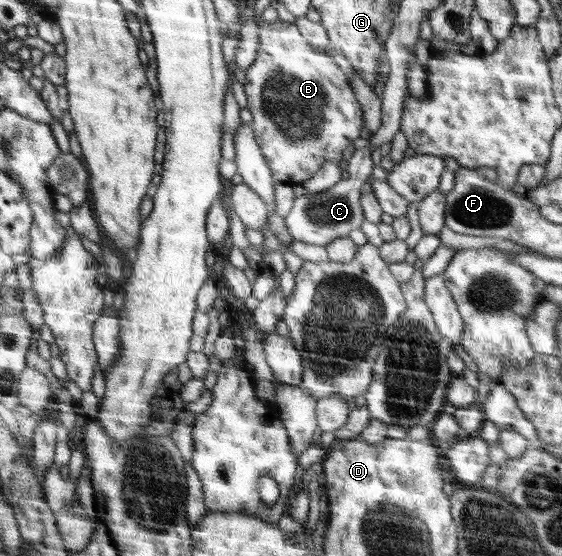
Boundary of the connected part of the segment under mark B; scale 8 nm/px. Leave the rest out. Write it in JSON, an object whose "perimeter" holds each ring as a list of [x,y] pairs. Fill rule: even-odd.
{"perimeter":[[[277,20],[272,24],[262,22],[259,24],[258,38],[259,46],[257,58],[252,62],[250,68],[246,70],[245,76],[247,83],[243,86],[247,97],[247,108],[250,110],[250,114],[254,119],[252,128],[256,137],[256,142],[259,144],[259,149],[267,160],[274,182],[283,182],[290,184],[291,186],[303,184],[306,180],[311,179],[327,161],[334,161],[337,163],[342,162],[341,164],[344,164],[344,159],[342,157],[344,150],[346,150],[356,138],[361,138],[360,128],[362,128],[362,108],[360,108],[360,104],[356,102],[352,88],[346,86],[346,76],[344,76],[342,70],[336,66],[336,62],[332,60],[332,56],[326,54],[326,51],[312,48],[304,37],[301,36],[296,23],[288,23],[281,20]]]}

